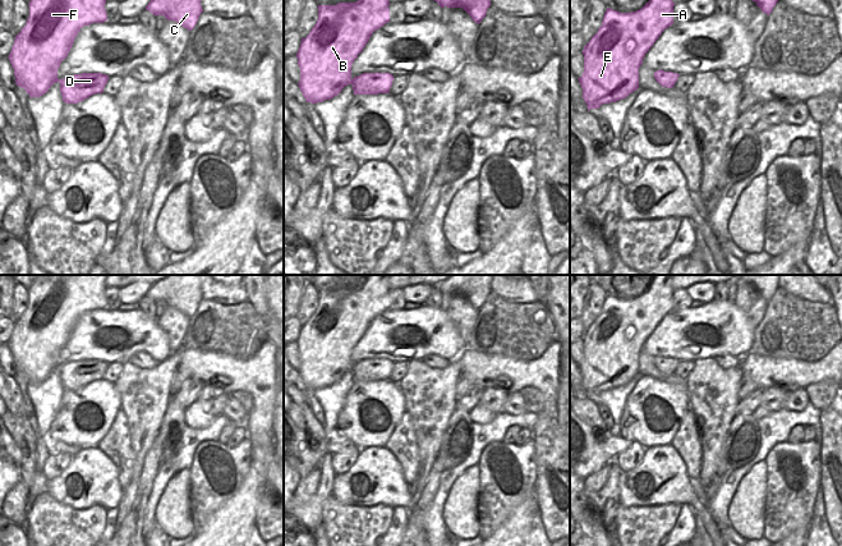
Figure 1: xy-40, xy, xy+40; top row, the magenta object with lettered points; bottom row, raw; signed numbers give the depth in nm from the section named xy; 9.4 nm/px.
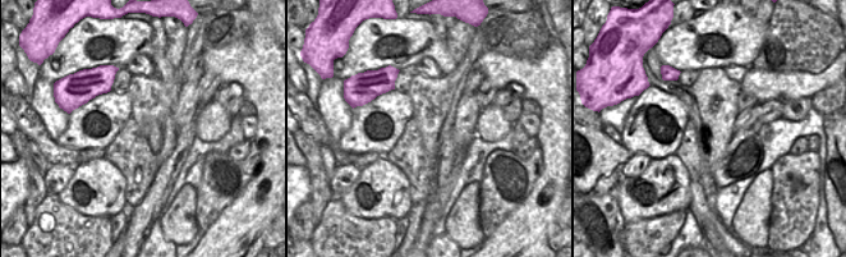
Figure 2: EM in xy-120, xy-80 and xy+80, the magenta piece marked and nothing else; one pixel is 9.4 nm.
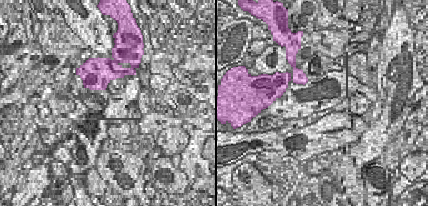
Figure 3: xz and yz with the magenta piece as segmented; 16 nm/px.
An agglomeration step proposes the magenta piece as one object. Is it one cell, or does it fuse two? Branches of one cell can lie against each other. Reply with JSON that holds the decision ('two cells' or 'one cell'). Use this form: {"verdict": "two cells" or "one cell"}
{"verdict": "one cell"}

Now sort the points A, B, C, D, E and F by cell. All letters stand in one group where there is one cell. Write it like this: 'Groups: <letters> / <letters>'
Groups: A B C D E F.

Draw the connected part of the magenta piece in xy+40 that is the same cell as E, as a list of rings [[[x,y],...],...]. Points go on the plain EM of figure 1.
[[[655,275],[650,286],[636,298],[620,299],[607,294],[602,312],[583,336],[584,358],[578,366],[588,398],[622,386],[639,375],[639,354],[645,340],[662,318],[673,311],[672,277],[673,275]]]

